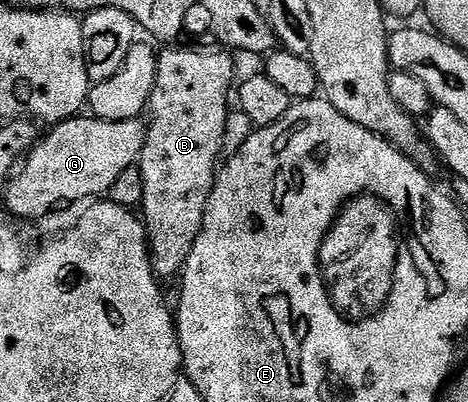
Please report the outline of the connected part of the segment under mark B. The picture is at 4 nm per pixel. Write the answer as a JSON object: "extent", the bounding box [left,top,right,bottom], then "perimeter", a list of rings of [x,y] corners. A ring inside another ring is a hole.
{"extent":[136,45,236,280],"perimeter":[[[171,45],[158,55],[156,84],[150,97],[148,121],[145,123],[146,139],[136,163],[144,180],[140,217],[146,224],[146,241],[150,244],[154,273],[162,280],[172,277],[173,274],[174,277],[181,275],[182,267],[186,265],[196,244],[196,236],[202,227],[206,205],[224,154],[223,142],[228,115],[226,101],[229,98],[231,101],[232,87],[236,82],[234,62],[225,49],[189,50],[182,45]]]}

